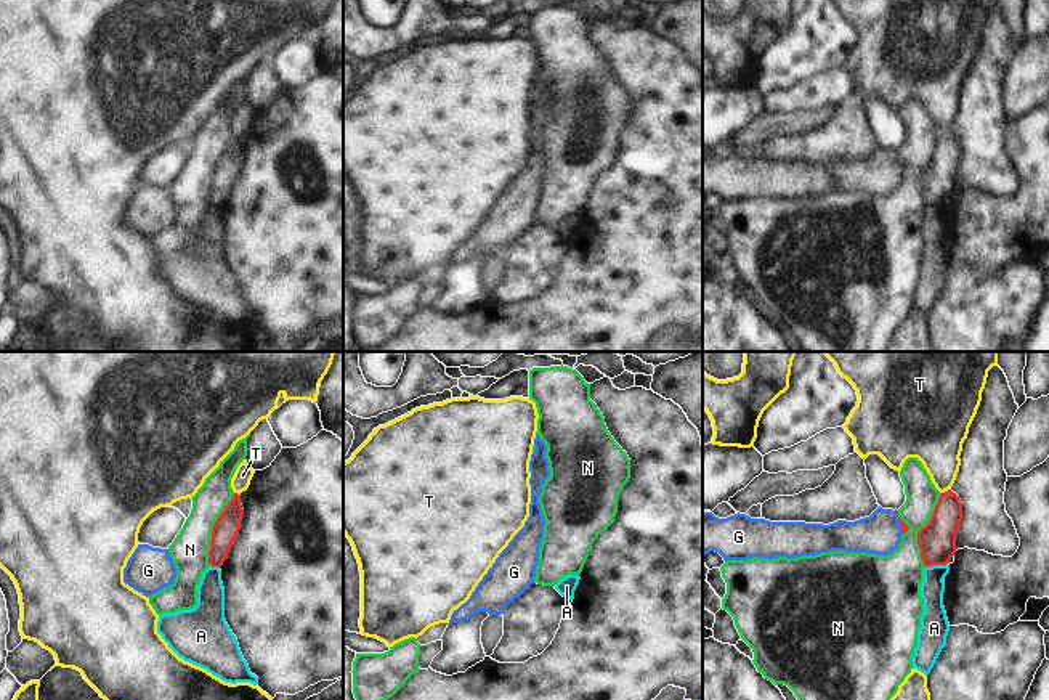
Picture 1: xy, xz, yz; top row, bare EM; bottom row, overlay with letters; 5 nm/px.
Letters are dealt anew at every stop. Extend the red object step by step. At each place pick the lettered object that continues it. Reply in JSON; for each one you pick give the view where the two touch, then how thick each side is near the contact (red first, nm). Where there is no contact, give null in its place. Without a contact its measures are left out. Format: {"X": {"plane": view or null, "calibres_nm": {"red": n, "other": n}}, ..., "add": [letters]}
{"G": {"plane": "yz", "calibres_nm": {"red": 40, "other": 200}}, "add": ["G"]}

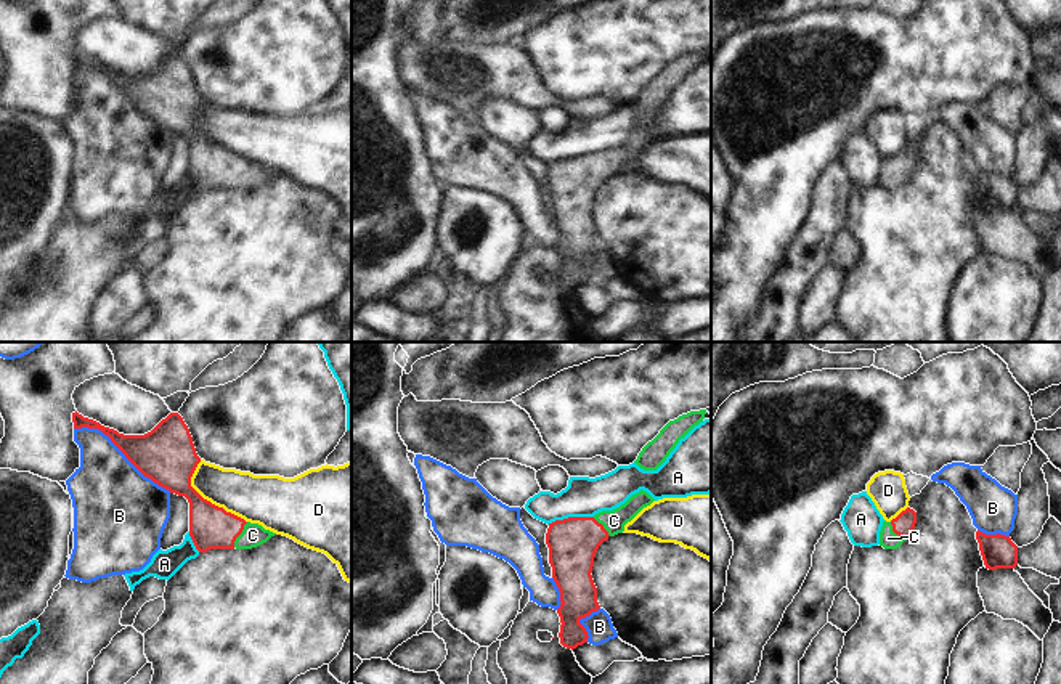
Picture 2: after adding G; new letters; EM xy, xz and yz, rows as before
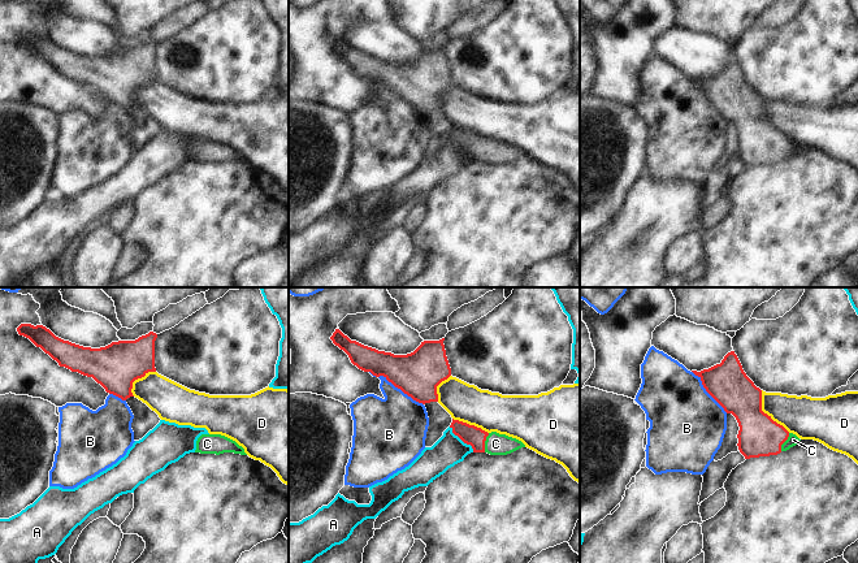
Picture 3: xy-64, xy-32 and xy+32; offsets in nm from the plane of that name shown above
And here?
{"C": {"plane": "xy", "calibres_nm": {"red": 220, "other": 120}}, "add": ["C"]}

